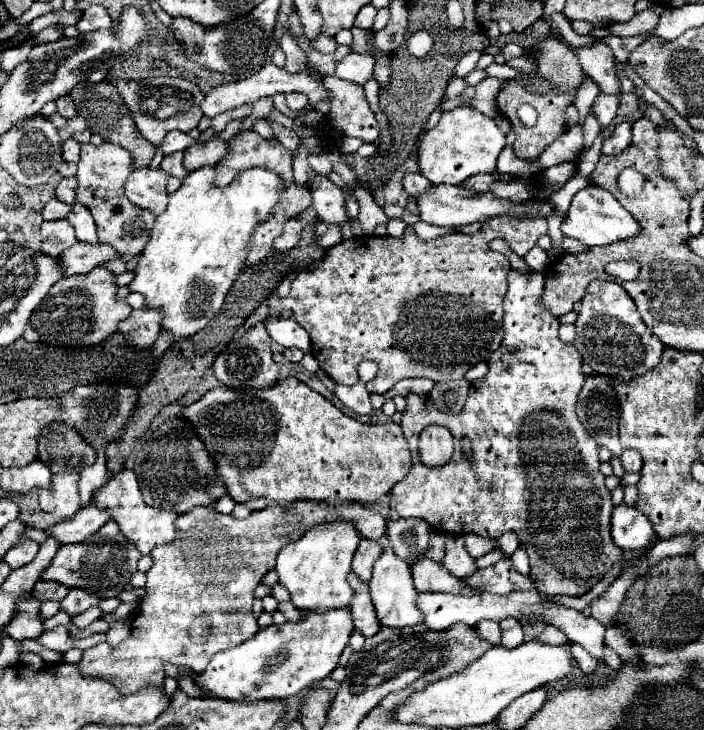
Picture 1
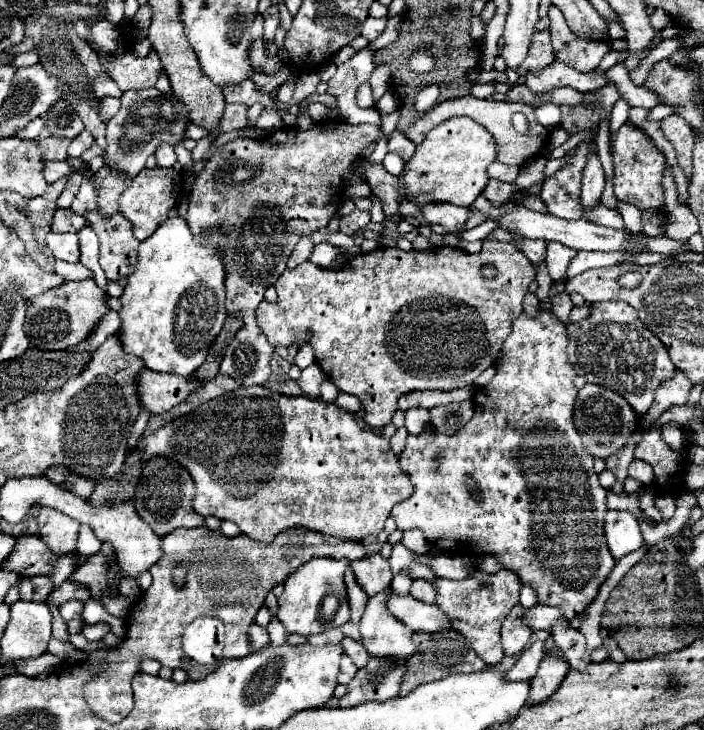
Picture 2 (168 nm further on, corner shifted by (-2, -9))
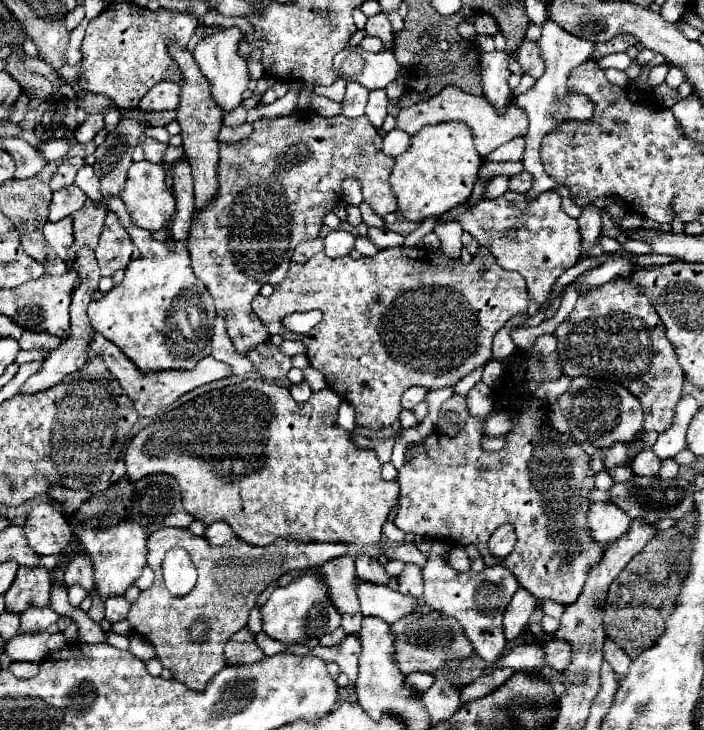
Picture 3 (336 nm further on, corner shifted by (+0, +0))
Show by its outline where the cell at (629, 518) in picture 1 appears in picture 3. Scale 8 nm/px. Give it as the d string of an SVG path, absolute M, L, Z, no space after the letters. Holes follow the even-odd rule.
M592 503L588 509L588 531L598 543L614 543L630 527L630 519L610 503Z

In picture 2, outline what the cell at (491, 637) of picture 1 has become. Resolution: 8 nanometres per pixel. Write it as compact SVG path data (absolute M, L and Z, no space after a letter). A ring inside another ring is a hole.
M476 570L470 578L464 578L464 580L438 578L434 580L434 586L438 594L436 604L446 614L450 614L450 618L454 618L456 622L454 630L458 630L470 642L470 646L488 666L496 666L504 656L498 630L504 618L508 616L508 612L512 610L512 606L518 604L520 578L512 570L500 570L496 574L486 574L482 570Z

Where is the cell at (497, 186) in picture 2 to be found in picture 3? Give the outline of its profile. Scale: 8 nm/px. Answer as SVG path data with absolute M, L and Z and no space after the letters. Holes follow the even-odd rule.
M528 171L510 179L510 189L516 193L528 193L530 187L532 187L532 175Z

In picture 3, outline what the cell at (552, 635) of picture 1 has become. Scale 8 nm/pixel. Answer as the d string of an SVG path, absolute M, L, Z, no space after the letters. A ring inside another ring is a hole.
M498 669L492 675L482 675L476 681L468 683L462 687L462 703L470 703L474 699L480 699L484 695L490 695L498 685L502 685L504 681L508 681L508 677L512 677L514 671L512 669Z

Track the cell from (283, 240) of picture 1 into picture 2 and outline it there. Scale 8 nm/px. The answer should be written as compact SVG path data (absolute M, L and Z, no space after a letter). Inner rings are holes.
M302 236L302 238L298 240L294 252L292 252L290 258L288 258L288 268L294 268L294 266L306 262L306 260L310 258L312 250L314 250L314 242L312 242L308 236Z

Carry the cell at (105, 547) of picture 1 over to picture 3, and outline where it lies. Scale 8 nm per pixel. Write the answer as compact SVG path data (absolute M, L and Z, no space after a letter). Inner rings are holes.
M20 567L12 587L6 591L6 611L22 613L28 607L46 607L50 597L50 573L42 567Z

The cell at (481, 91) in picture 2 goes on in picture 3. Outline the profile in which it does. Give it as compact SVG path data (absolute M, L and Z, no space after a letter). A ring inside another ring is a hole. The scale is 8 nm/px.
M492 51L488 55L482 55L480 67L484 97L490 101L490 105L494 105L498 113L504 113L504 109L512 101L512 89L508 87L508 55L504 51Z

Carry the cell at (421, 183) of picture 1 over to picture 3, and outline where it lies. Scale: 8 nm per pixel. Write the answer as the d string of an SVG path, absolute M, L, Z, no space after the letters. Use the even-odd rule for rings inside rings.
M558 189L544 191L536 199L528 199L524 193L506 191L502 197L480 201L476 209L464 209L464 213L456 217L462 229L468 231L478 241L478 247L488 249L496 257L502 269L518 271L524 277L528 285L528 293L538 305L542 305L548 299L556 279L566 269L576 265L580 255L578 221L564 213L560 201L562 199ZM518 229L526 229L534 233L506 237L506 231L518 231Z

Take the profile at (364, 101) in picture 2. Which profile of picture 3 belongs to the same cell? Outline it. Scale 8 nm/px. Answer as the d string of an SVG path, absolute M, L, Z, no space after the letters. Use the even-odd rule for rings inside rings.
M348 81L346 97L342 101L342 115L352 117L352 119L364 115L366 101L368 101L368 91L364 87L360 87L356 81Z

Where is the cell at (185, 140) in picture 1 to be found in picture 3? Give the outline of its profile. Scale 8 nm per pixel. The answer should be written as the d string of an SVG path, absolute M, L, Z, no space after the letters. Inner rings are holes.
M144 139L144 143L142 143L144 159L150 161L150 163L162 163L162 155L164 155L166 147L168 147L168 145L158 143L158 141L154 141L154 139Z

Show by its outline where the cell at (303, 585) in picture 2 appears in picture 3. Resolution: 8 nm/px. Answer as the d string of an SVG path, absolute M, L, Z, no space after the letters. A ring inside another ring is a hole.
M308 569L302 577L294 579L286 587L278 587L272 597L266 601L266 605L260 607L262 615L262 631L280 643L306 643L308 639L322 637L328 633L334 633L340 627L340 613L332 609L332 603L328 601L324 583L316 577L316 569Z

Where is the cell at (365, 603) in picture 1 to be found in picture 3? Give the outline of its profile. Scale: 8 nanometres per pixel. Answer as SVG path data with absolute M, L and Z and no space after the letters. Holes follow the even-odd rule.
M336 557L322 567L316 575L324 579L328 587L328 597L332 605L342 615L342 629L346 633L356 633L360 629L362 613L360 603L356 601L356 571L352 557Z

